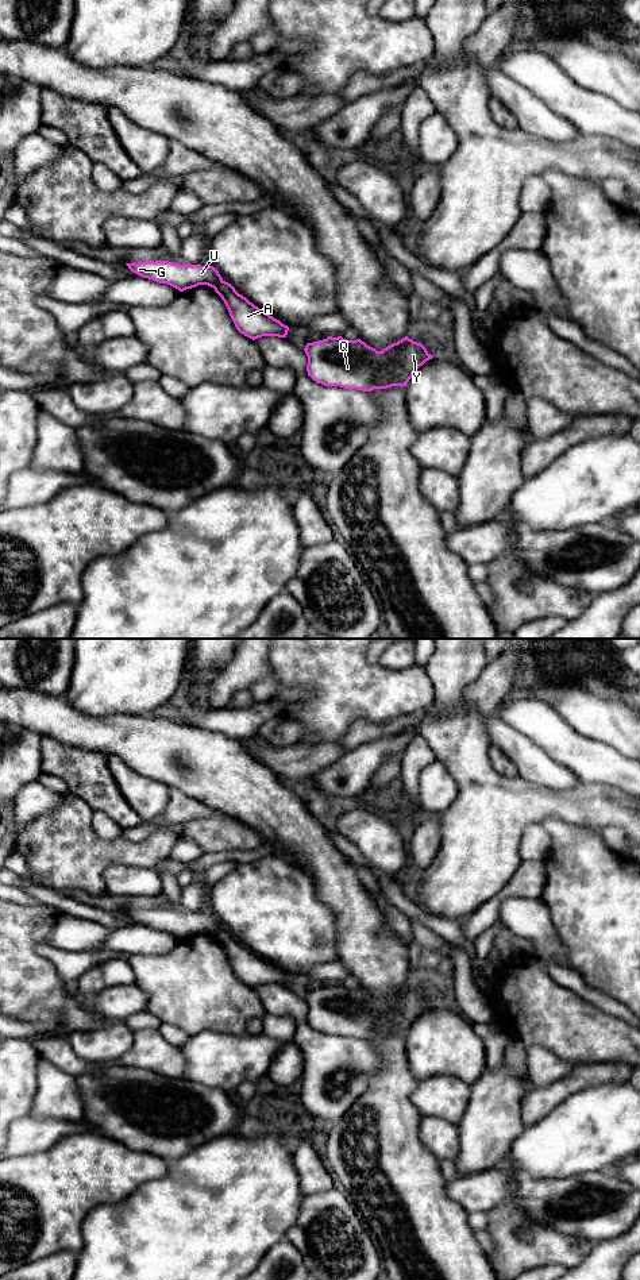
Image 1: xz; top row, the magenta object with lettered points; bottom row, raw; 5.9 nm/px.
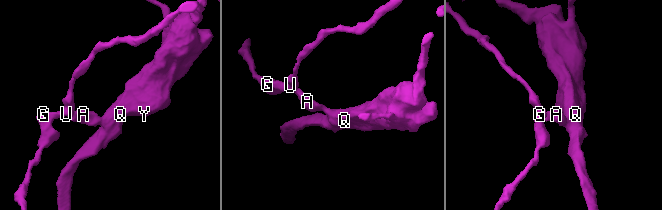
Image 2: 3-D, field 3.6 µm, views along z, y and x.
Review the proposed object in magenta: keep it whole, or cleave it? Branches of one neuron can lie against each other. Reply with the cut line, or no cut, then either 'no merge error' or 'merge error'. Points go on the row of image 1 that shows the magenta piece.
cut in xz along (222, 280), (214, 288); merge error

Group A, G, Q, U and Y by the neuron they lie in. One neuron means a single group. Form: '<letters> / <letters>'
A Q Y / G U

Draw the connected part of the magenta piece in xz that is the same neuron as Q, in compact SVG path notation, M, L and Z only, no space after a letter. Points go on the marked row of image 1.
M342 336L306 343L308 375L324 386L371 392L406 386L415 371L433 356L408 336L377 351L361 339Z

